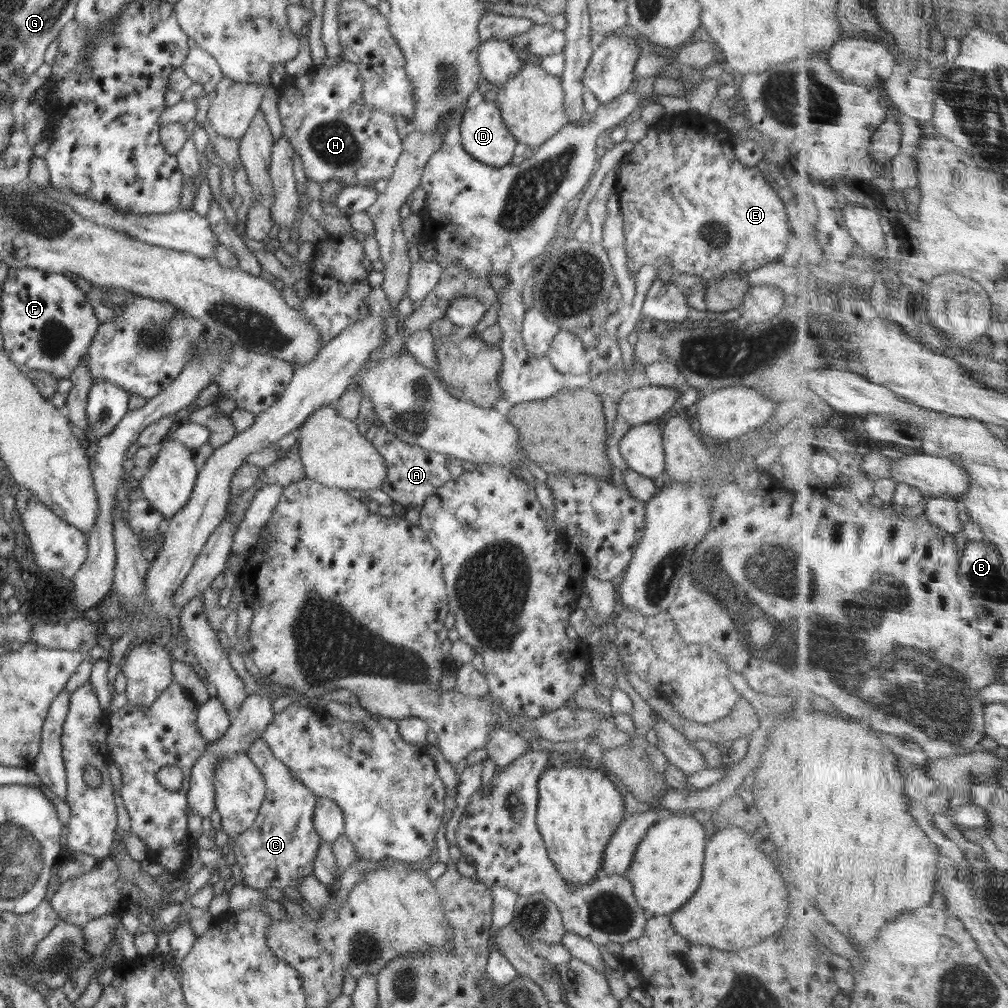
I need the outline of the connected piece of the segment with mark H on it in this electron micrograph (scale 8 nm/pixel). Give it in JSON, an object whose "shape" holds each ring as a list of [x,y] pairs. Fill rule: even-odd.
{"shape":[[[342,59],[336,66],[316,66],[300,77],[288,75],[277,93],[283,135],[303,160],[307,177],[320,185],[334,181],[345,187],[364,186],[368,180],[378,181],[393,176],[395,164],[403,151],[403,140],[396,131],[392,114],[365,105],[362,77],[353,62]]]}

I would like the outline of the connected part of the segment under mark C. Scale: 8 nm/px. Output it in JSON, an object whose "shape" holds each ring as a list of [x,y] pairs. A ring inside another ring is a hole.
{"shape":[[[261,738],[248,748],[247,756],[262,774],[266,793],[252,826],[232,841],[243,882],[259,891],[265,891],[270,886],[281,890],[286,886],[297,887],[302,877],[313,874],[316,852],[324,842],[313,821],[318,798],[272,755]]]}

